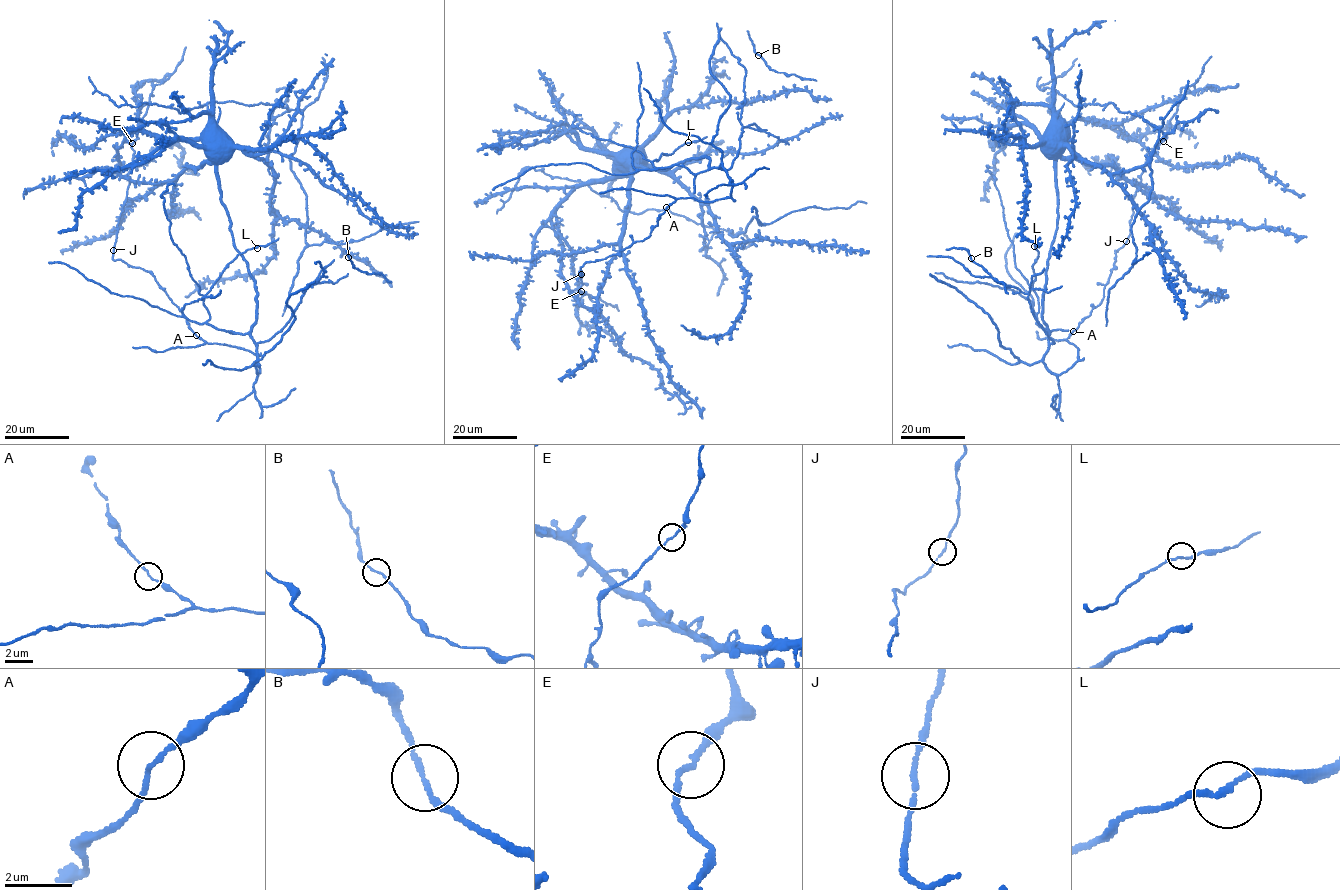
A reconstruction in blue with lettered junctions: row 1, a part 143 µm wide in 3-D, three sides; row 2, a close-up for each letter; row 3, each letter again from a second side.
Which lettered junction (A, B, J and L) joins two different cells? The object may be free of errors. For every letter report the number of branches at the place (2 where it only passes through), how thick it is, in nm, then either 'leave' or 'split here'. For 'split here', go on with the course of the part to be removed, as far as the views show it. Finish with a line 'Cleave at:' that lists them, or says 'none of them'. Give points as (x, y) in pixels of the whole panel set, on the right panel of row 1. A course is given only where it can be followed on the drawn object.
A: 2 branches meet; 120 nm thick; leave
B: 2 branches meet; 140 nm thick; leave
J: 2 branches meet; 130 nm thick; leave
L: 2 branches meet; 150 nm thick; leave
Cleave at: none of them

